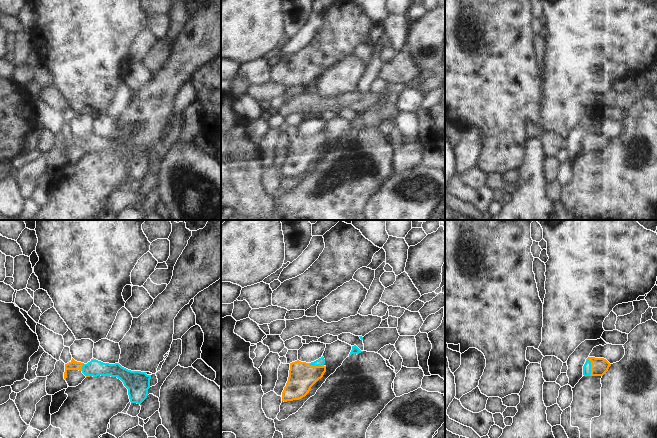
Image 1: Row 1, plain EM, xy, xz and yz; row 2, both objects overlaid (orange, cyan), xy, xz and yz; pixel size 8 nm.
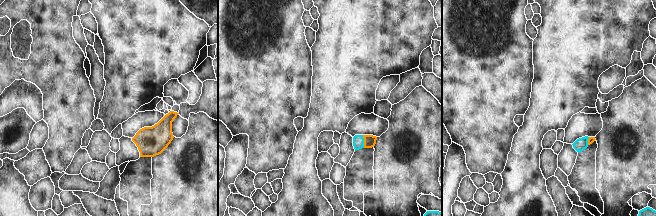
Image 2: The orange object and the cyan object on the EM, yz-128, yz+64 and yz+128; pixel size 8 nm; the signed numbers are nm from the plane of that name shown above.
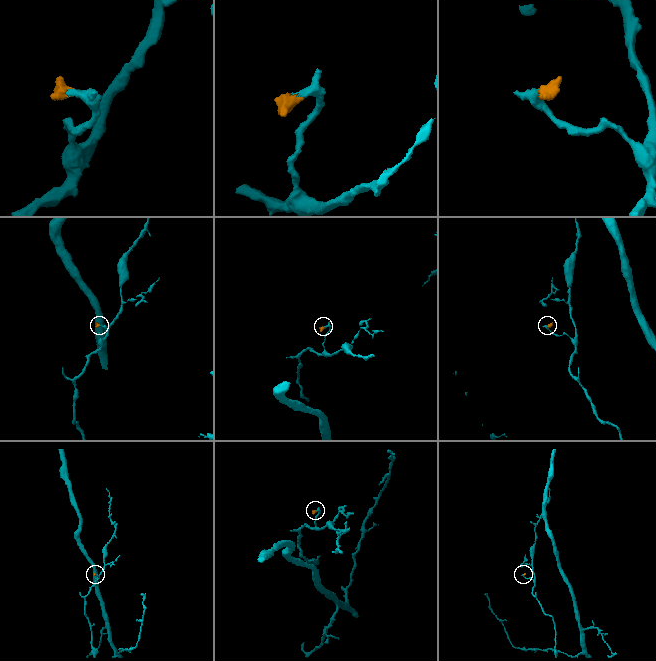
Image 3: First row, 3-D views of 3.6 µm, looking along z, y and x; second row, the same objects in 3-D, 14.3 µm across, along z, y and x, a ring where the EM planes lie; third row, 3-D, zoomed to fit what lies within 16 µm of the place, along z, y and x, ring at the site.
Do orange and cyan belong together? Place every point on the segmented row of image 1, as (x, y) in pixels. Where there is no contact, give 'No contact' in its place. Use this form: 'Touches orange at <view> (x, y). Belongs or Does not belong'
Touches orange at yz (591, 366). Belongs

